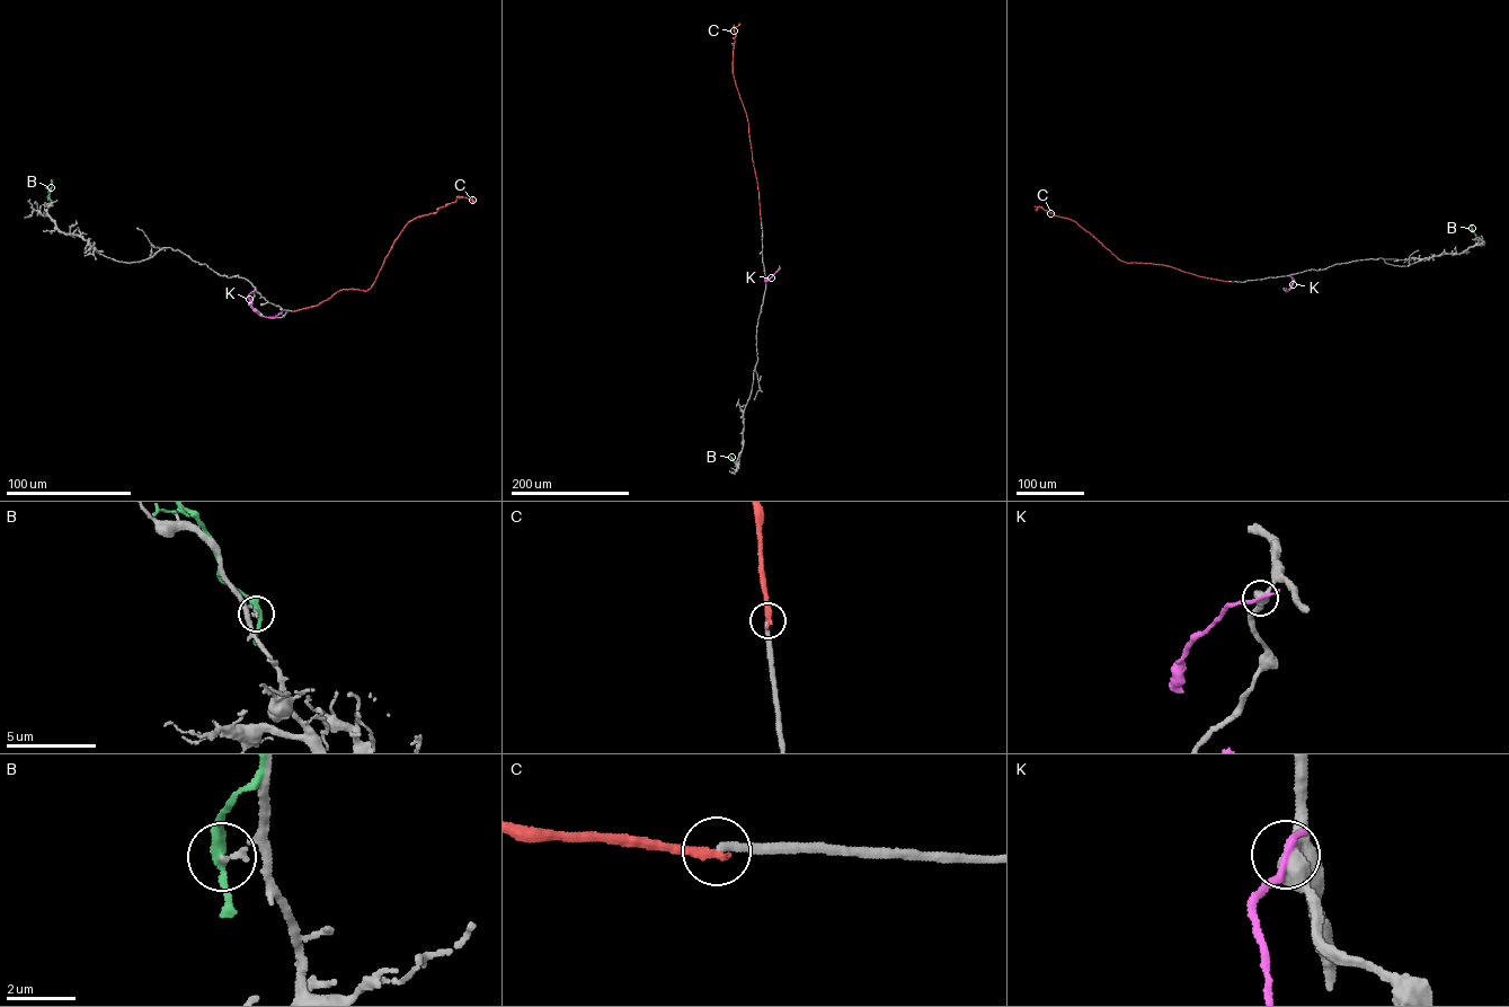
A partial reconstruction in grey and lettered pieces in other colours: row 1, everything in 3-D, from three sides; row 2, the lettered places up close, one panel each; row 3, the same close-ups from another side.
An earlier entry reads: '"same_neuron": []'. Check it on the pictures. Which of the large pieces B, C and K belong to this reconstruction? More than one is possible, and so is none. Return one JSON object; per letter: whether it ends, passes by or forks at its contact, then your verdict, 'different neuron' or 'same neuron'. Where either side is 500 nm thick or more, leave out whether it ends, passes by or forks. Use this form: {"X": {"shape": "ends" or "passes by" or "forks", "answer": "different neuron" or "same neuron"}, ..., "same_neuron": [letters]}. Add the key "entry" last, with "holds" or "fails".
{"B": {"shape": "passes by", "answer": "different neuron"}, "C": {"shape": "ends", "answer": "different neuron"}, "K": {"shape": "ends", "answer": "different neuron"}, "same_neuron": [], "entry": "holds"}

